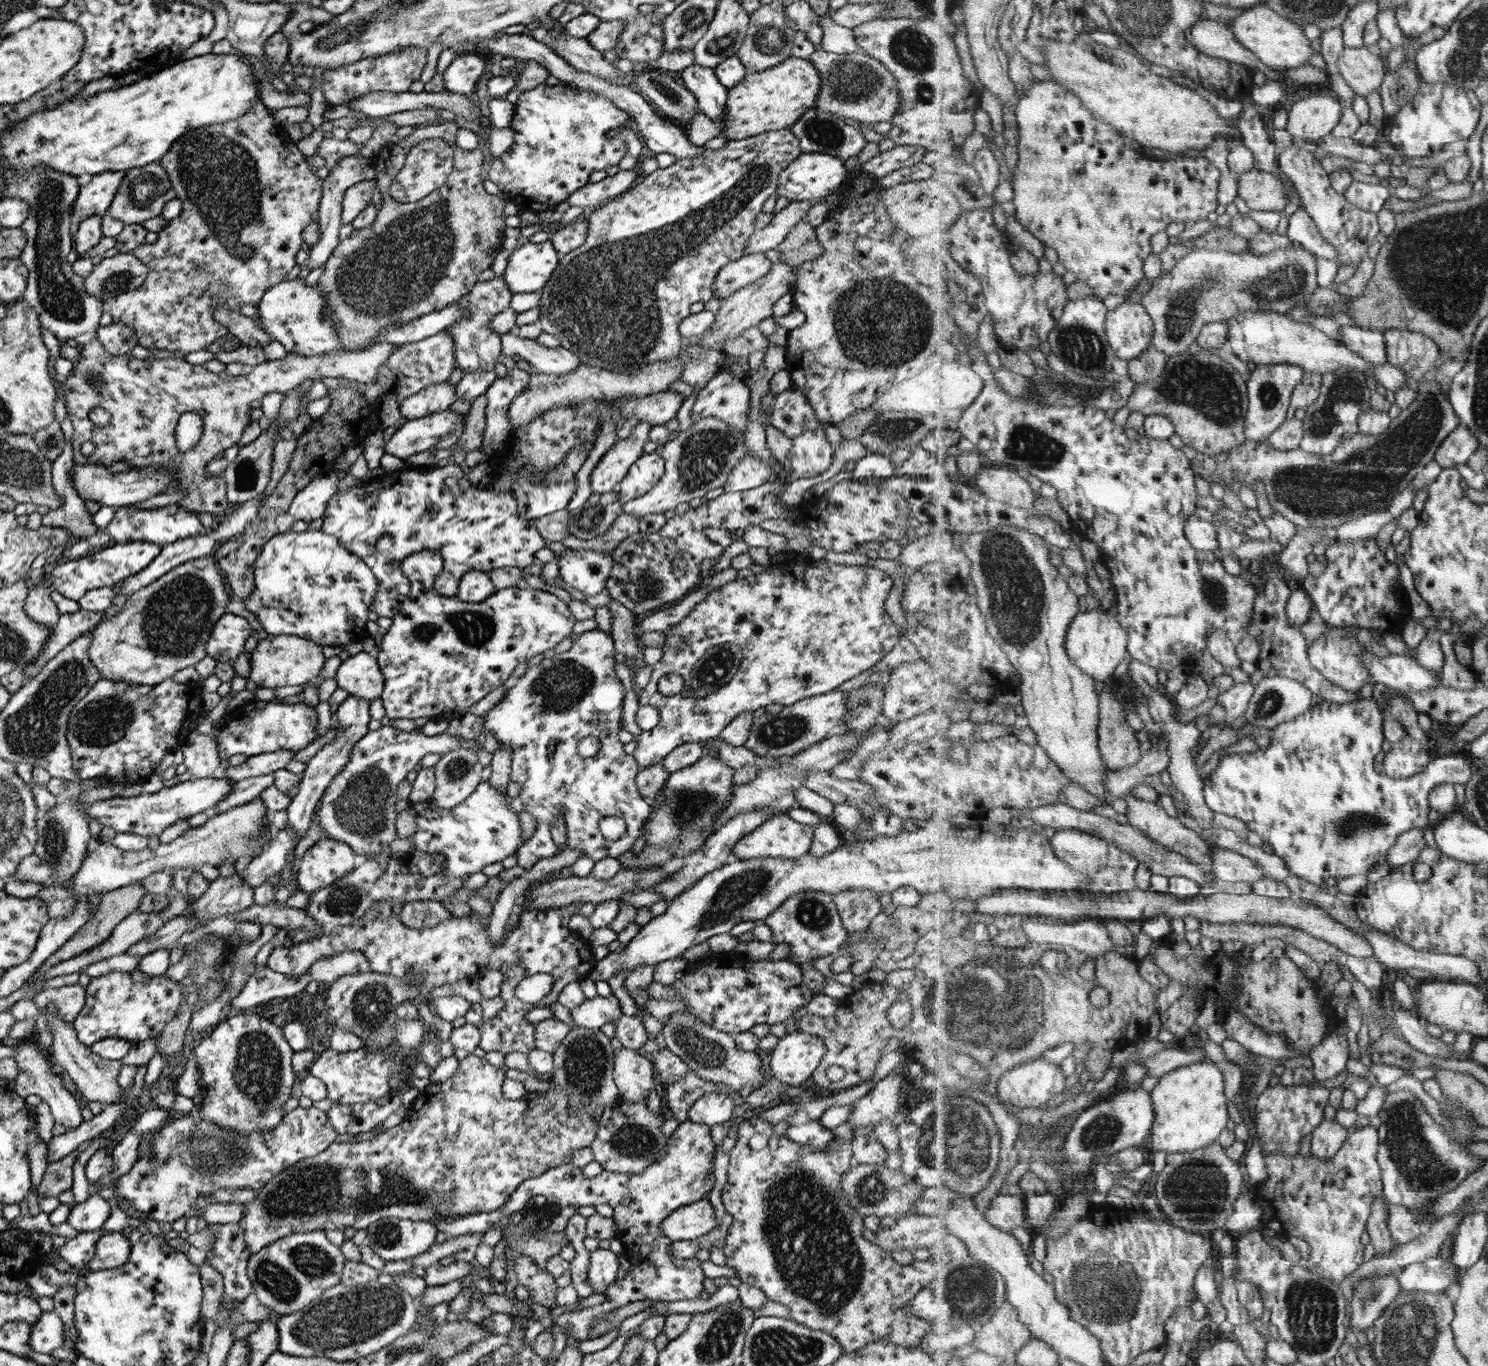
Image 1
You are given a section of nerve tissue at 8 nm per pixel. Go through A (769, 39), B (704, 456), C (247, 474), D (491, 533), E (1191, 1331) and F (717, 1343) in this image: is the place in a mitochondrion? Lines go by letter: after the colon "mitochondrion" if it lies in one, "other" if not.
A: mitochondrion
B: mitochondrion
C: mitochondrion
D: other
E: other
F: mitochondrion

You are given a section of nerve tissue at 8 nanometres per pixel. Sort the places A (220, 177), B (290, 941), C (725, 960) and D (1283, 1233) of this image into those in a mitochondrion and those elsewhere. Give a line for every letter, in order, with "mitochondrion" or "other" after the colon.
A: mitochondrion
B: other
C: other
D: other

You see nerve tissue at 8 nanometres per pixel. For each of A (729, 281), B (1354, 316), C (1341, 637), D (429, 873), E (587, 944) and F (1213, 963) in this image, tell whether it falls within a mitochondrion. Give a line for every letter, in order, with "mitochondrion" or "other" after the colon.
A: mitochondrion
B: other
C: mitochondrion
D: other
E: other
F: other

